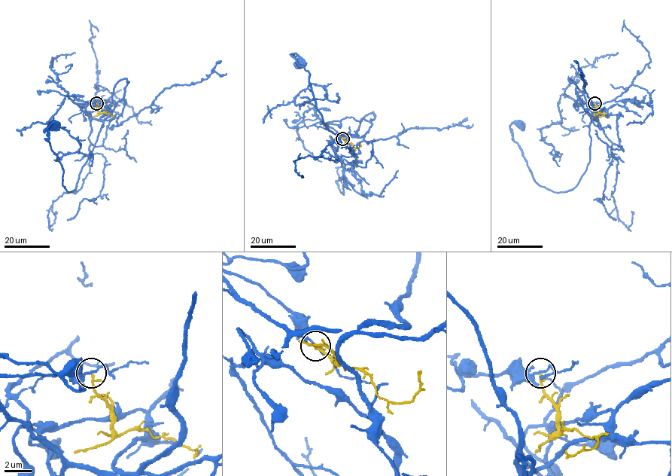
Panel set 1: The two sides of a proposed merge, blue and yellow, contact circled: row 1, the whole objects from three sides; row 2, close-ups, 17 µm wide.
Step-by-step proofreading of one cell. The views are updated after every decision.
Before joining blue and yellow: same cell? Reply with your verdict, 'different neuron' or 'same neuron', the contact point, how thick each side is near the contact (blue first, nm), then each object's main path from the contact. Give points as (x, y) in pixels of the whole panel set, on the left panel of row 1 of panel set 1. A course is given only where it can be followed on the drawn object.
different neuron; at (96, 103); 130 nm thick on the blue side, 170 nm on the other; blue runs (95, 103), (79, 104), (103, 123), (69, 192), (48, 141), (47, 128), (53, 124); yellow runs (95, 103), (101, 113), (114, 116)

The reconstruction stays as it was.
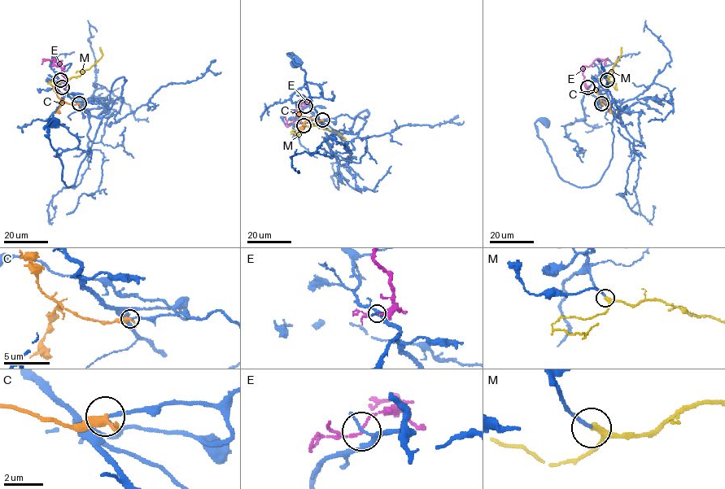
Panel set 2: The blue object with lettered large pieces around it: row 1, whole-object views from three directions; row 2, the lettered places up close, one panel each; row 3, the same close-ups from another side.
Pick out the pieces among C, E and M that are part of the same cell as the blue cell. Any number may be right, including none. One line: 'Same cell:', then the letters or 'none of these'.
Same cell: C, M

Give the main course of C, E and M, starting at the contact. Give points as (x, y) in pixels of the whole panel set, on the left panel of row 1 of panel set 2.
C: (79, 103), (72, 104), (63, 100), (55, 113)
E: (62, 87), (66, 85), (65, 77), (61, 74), (61, 67), (54, 63), (54, 58), (45, 59), (41, 63)
M: (61, 80), (67, 80), (89, 68), (102, 54), (100, 47)

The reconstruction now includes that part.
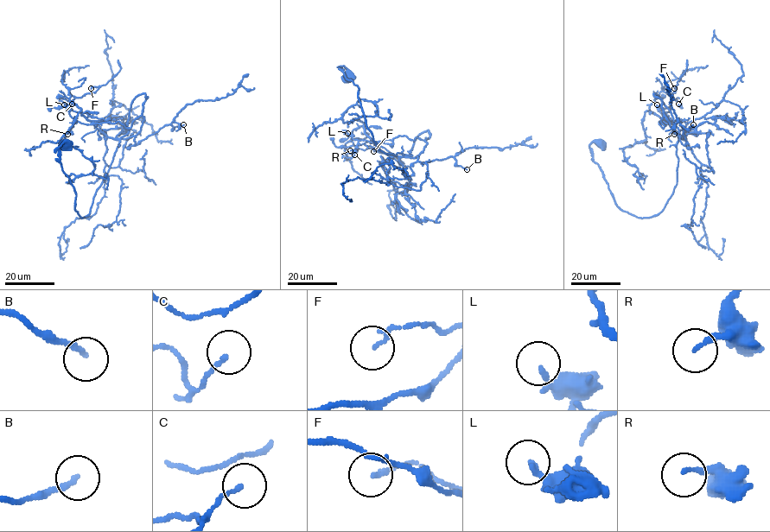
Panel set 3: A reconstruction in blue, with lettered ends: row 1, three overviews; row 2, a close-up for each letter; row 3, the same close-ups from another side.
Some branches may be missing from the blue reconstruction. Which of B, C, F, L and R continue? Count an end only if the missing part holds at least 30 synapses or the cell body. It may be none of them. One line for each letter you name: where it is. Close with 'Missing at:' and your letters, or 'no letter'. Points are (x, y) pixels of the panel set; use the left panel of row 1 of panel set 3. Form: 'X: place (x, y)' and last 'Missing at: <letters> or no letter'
B: place (183, 124)
Missing at: B

